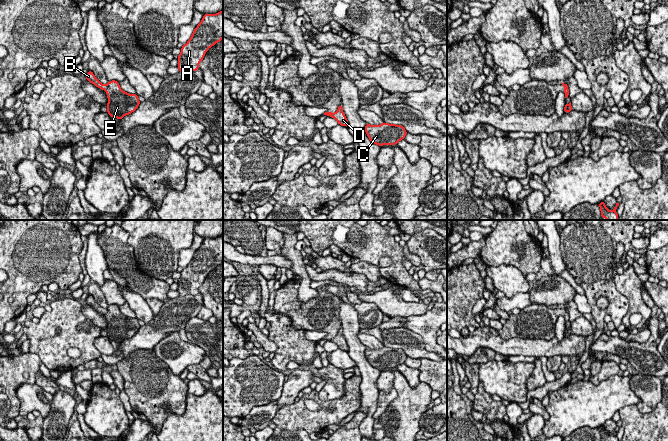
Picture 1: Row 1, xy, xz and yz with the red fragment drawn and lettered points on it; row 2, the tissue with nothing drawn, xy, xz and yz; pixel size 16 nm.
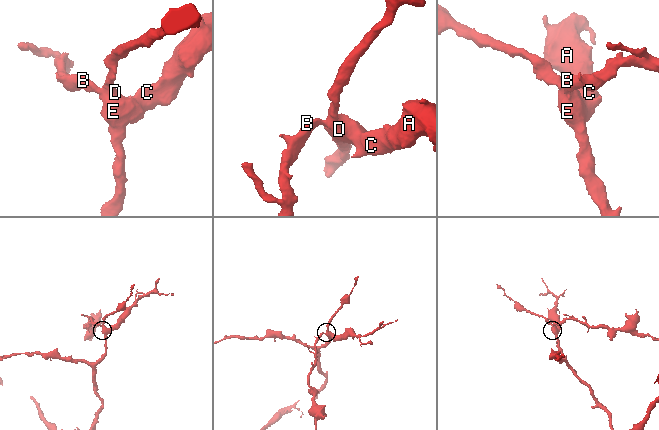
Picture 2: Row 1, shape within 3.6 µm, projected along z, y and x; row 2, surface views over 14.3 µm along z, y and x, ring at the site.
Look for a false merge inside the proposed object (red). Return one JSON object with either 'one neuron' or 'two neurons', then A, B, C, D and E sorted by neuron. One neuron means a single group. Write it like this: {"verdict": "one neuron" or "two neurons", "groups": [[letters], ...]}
{"verdict": "two neurons", "groups": [["A", "C", "D", "E"], ["B"]]}

